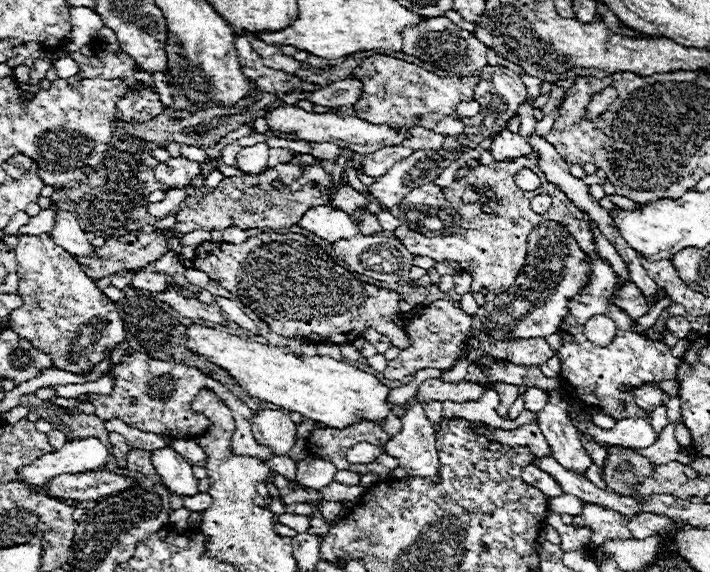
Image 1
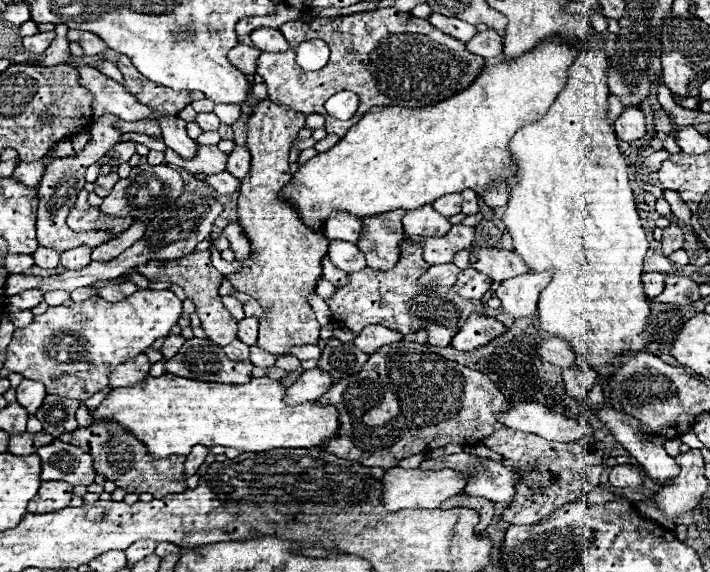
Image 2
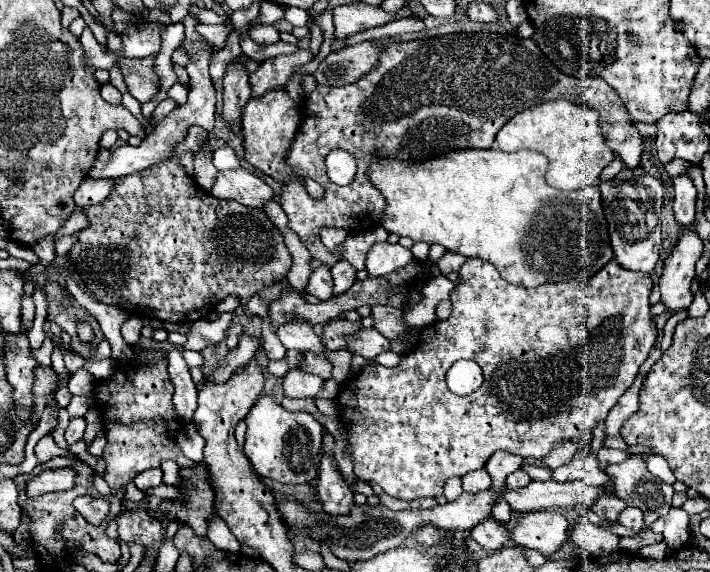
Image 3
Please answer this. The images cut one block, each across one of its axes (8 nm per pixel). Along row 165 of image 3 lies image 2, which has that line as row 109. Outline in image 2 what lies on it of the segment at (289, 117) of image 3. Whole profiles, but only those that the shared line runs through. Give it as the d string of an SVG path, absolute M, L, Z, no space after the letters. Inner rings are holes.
M270 100L258 102L248 116L246 122L246 148L252 156L250 174L242 178L240 196L238 196L238 224L244 228L244 234L250 242L250 256L242 260L242 268L234 274L228 274L226 280L244 294L250 294L260 302L264 308L264 318L258 324L258 344L262 350L272 352L276 356L288 354L292 346L300 344L316 344L320 338L320 324L316 322L316 314L308 302L310 292L316 290L316 284L322 280L322 258L328 254L328 238L324 234L316 234L312 230L306 230L302 220L298 220L298 214L292 206L278 200L278 192L290 182L290 162L288 152L292 142L296 140L296 134L304 128L304 114L294 114L292 110L286 110Z

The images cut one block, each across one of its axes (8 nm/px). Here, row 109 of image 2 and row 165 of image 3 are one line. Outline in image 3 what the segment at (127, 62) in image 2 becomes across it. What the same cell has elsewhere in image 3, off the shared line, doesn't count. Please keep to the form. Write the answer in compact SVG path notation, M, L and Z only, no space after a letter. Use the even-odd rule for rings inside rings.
M190 126L186 138L174 146L172 160L118 178L114 190L100 204L84 208L88 226L74 232L76 244L70 248L68 258L96 302L112 304L128 314L138 312L140 316L162 322L192 324L214 312L216 304L226 296L238 296L244 306L254 294L280 282L288 274L292 256L280 230L262 210L248 208L236 200L218 200L188 178L186 168L180 164L180 156L184 152L198 152L206 138L208 132L204 128Z

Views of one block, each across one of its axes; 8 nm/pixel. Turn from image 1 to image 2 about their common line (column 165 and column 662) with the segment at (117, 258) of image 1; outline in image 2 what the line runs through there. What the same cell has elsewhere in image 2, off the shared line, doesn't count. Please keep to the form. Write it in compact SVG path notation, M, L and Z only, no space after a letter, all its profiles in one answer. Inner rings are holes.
M670 224L668 228L664 228L664 234L662 234L662 254L664 256L670 256L672 252L680 250L684 244L684 232L678 224Z

